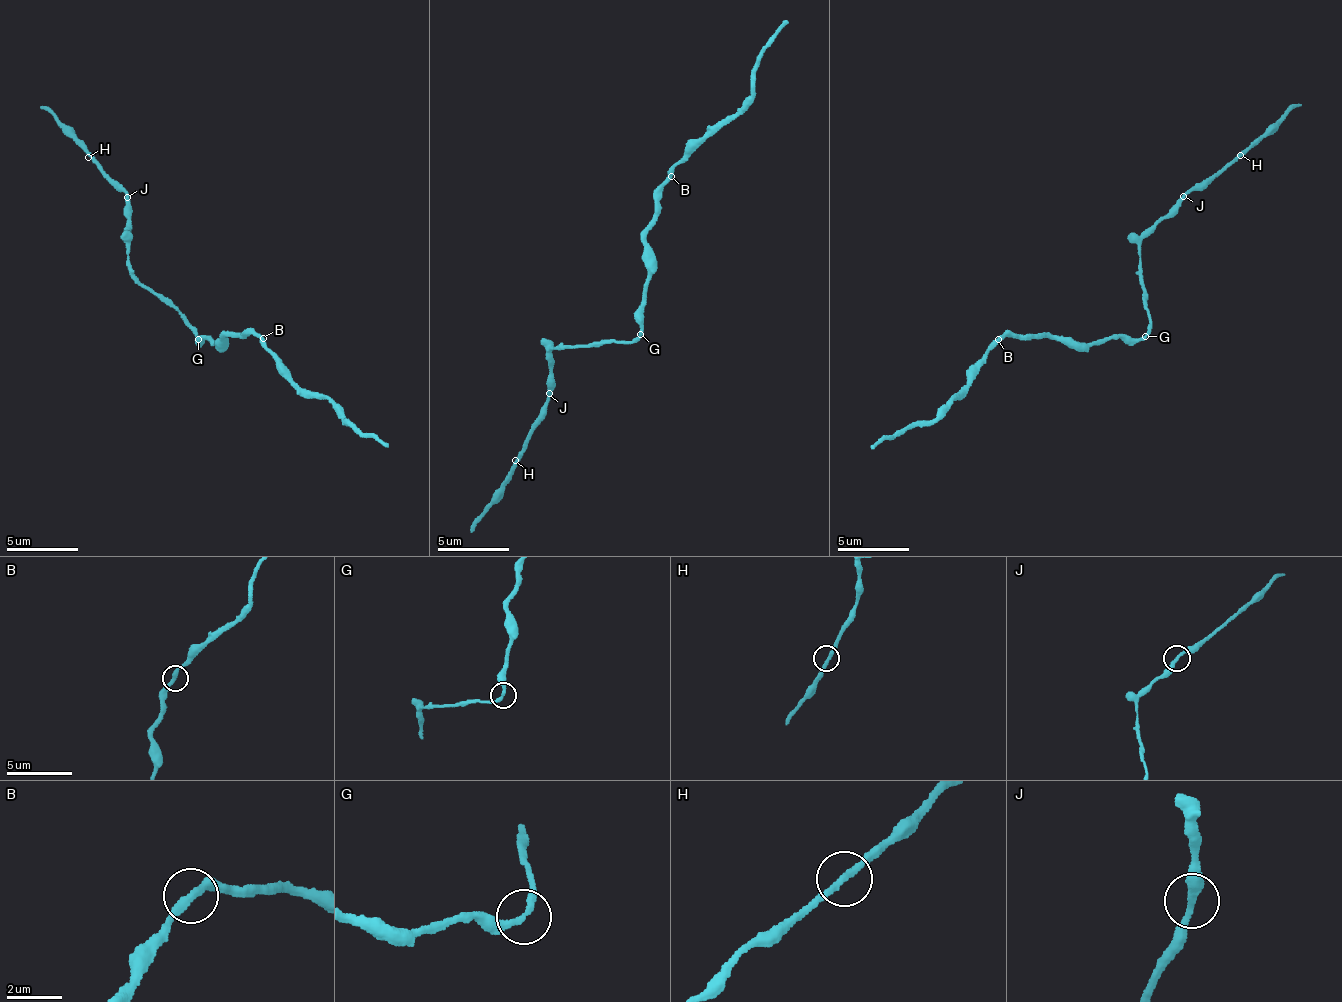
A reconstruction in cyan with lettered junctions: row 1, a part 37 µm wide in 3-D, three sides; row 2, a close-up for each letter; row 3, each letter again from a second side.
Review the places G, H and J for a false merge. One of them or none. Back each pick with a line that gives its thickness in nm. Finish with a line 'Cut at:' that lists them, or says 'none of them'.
Cut at: none of them

